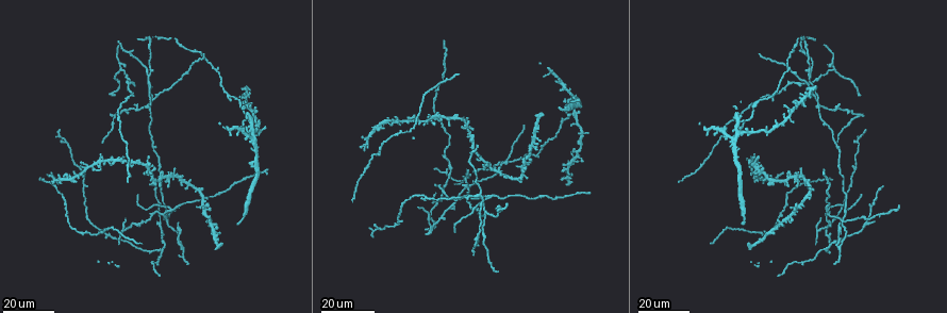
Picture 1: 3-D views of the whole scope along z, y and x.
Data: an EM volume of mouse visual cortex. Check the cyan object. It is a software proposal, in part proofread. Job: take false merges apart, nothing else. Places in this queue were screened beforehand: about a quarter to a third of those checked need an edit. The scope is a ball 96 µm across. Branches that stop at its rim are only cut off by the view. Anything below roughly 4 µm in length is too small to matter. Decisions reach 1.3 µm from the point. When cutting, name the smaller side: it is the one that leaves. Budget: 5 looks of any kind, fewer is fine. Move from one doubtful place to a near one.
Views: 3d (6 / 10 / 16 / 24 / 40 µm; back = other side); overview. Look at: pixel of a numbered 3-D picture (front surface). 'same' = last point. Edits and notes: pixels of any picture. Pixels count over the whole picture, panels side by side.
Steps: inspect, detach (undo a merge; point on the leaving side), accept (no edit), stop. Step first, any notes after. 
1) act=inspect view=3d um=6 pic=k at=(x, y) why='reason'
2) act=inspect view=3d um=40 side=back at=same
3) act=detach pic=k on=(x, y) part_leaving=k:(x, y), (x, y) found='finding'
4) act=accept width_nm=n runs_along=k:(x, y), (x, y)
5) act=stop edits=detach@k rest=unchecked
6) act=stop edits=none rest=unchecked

act=inspect view=3d um=16 pic=1 at=(100, 162)

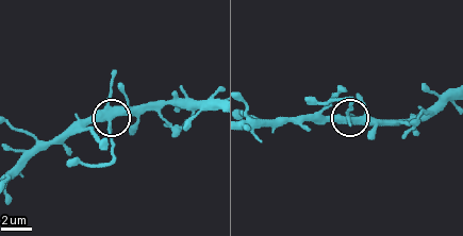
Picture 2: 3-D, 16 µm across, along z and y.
act=inspect view=3d um=10 pic=2 at=(109, 125) why='closer look'

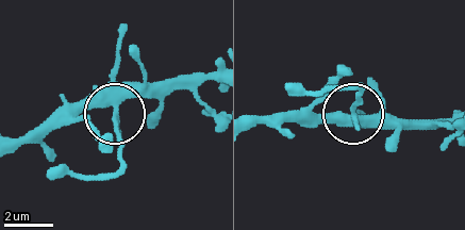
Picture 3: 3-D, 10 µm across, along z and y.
act=inspect view=3d um=6 pic=3 at=(113, 112)

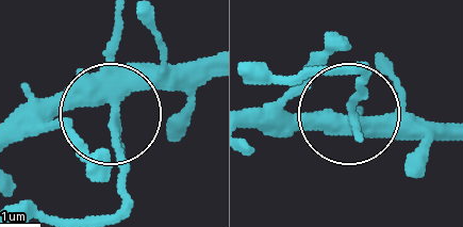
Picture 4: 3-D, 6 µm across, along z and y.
act=accept runs_along=4:(212, 55), (161, 69), (113, 116), (120, 215) found='continuous, no second neuron'

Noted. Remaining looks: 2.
act=inspect view=3d um=16 pic=1 at=(402, 133)

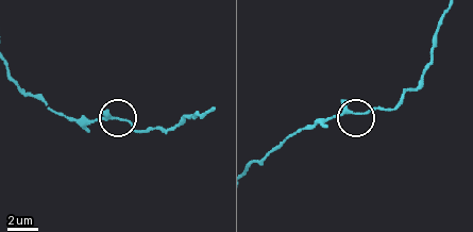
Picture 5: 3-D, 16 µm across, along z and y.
act=inspect view=3d um=10 pic=5 at=(343, 114)

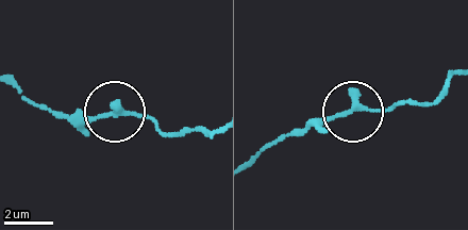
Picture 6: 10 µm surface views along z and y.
act=accept runs_along=6:(252, 164), (289, 135), (344, 113), (428, 102) found='all the same neuron'

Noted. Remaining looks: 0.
act=stop edits=none rest=unchecked

